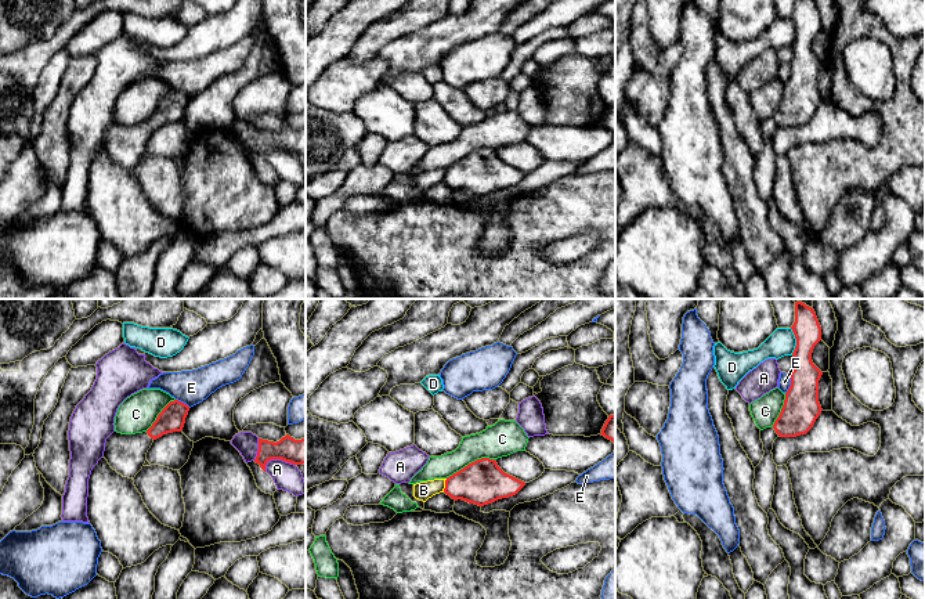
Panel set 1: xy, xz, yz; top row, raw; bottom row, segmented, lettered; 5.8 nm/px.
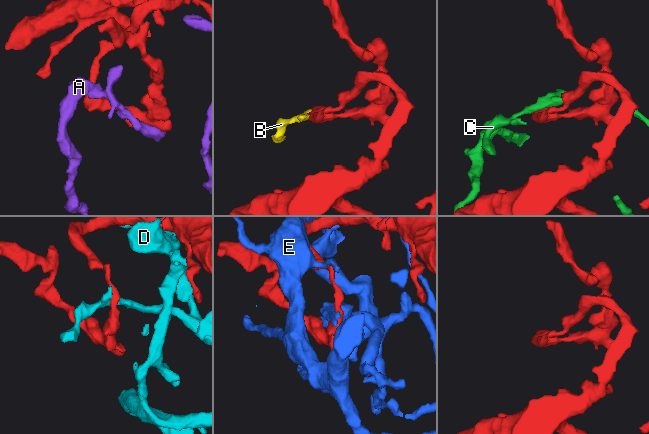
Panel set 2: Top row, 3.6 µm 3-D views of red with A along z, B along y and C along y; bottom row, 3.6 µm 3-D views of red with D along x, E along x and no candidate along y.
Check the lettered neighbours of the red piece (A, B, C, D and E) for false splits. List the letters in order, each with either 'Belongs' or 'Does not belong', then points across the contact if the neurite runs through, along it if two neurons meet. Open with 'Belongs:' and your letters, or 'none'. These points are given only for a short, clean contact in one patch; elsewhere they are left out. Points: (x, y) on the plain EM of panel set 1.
Belongs: none
A: Does not belong
B: Does not belong. Boundary: xz (447, 169), (443, 181)
C: Does not belong. Boundary: xz (494, 148), (477, 148), (445, 168)
D: Does not belong
E: Does not belong

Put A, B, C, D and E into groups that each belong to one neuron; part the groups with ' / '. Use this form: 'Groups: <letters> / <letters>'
Groups: A / B D / C / E

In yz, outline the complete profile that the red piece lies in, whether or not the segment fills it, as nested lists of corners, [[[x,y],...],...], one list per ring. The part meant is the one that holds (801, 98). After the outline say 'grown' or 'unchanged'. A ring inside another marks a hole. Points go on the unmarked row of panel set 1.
[[[795,0],[791,19],[796,29],[792,43],[795,58],[784,95],[773,115],[780,127],[806,125],[823,101],[819,93],[819,71],[823,62],[812,51],[813,39],[821,30],[821,17],[814,0]]] | unchanged

